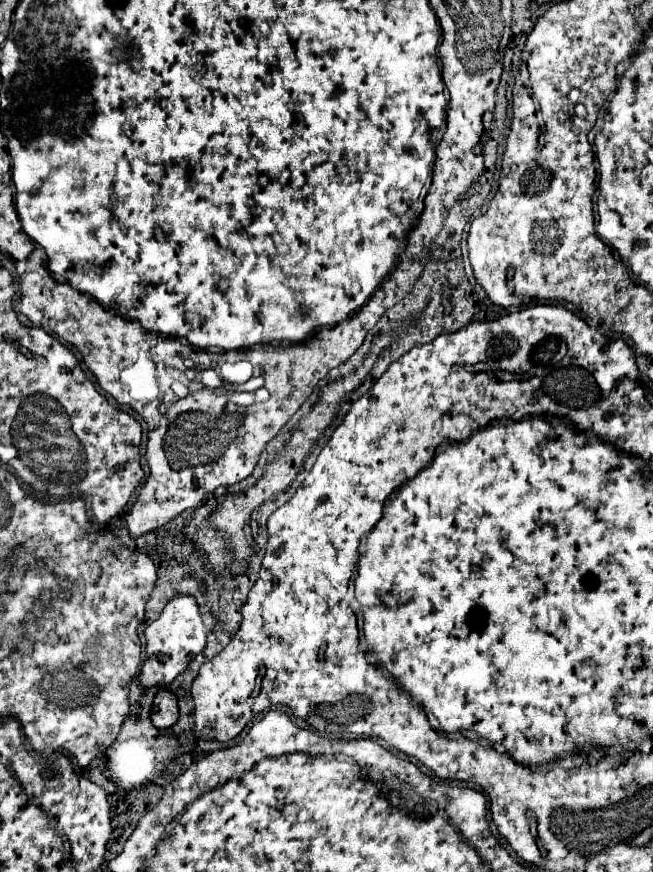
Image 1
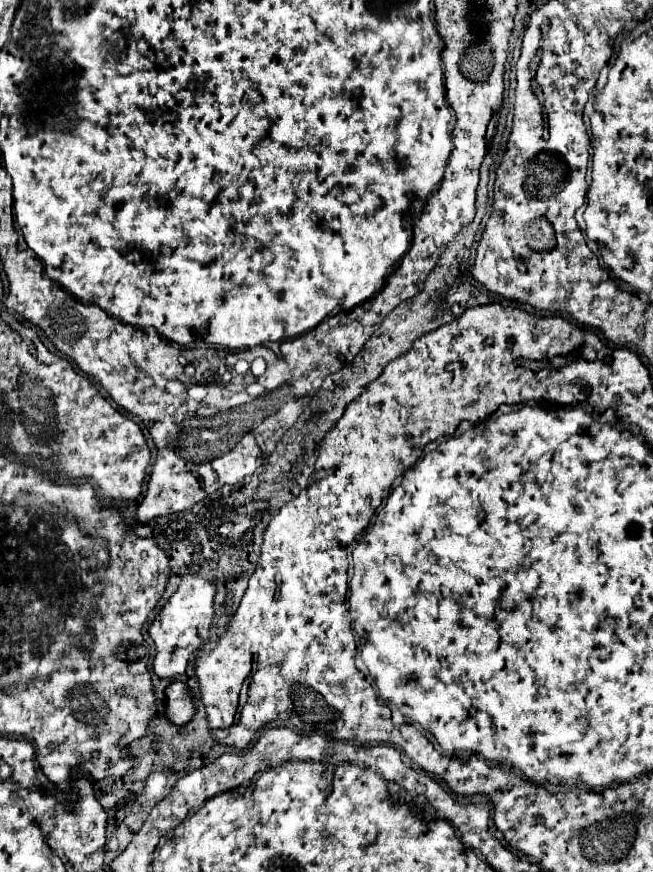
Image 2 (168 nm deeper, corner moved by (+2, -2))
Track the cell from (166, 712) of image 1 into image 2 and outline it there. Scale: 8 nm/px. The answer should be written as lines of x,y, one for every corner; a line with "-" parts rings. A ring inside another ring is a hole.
175,681
165,689
165,715
173,725
185,725
195,713
189,691
183,683

